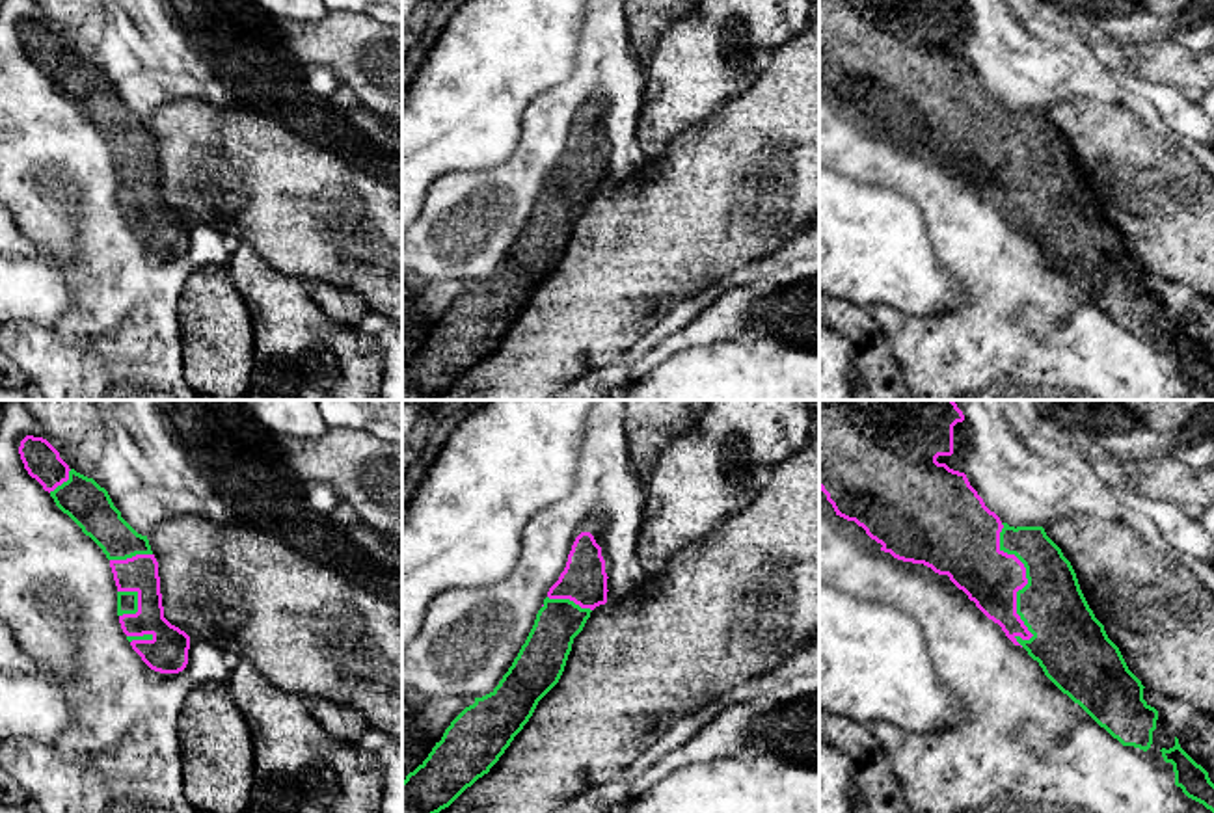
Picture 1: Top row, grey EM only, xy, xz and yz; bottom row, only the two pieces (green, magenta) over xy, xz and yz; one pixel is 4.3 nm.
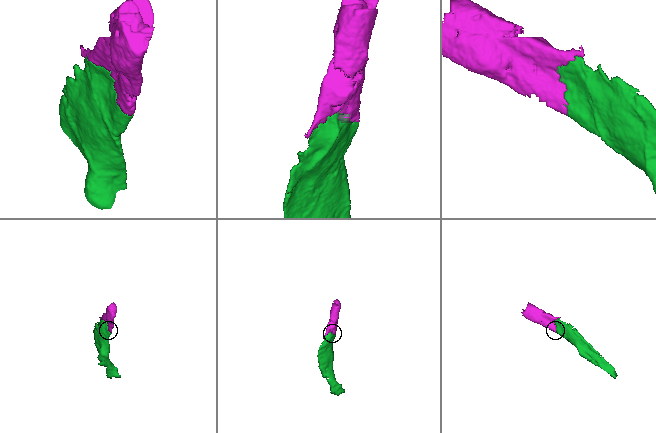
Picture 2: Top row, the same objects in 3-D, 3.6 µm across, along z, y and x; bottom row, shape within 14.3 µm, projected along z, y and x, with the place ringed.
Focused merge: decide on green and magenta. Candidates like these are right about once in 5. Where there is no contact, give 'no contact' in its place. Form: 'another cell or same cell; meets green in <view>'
same cell; meets green in yz

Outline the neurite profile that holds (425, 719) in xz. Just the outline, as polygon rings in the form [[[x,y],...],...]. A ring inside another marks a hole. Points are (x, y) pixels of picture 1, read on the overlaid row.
[[[402,683],[402,781],[423,765],[464,709],[464,700],[458,696],[430,698]]]

